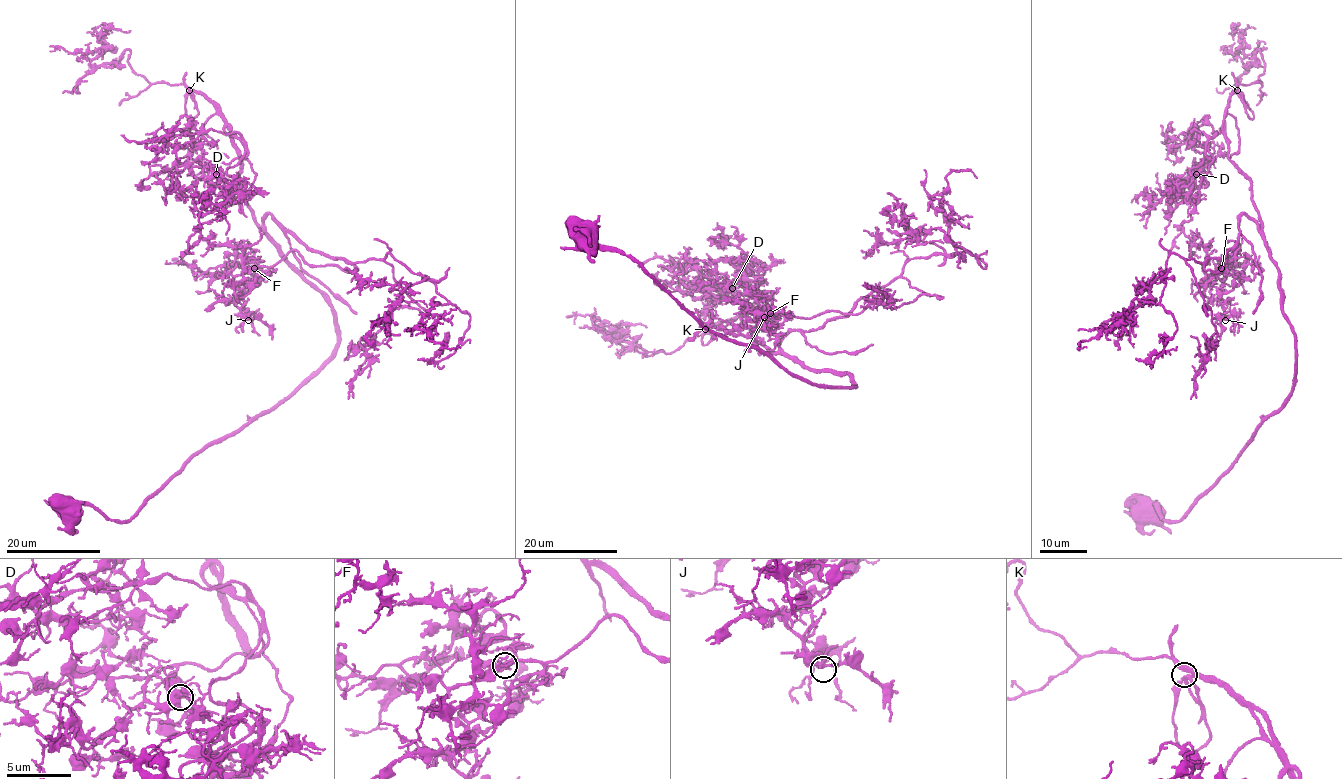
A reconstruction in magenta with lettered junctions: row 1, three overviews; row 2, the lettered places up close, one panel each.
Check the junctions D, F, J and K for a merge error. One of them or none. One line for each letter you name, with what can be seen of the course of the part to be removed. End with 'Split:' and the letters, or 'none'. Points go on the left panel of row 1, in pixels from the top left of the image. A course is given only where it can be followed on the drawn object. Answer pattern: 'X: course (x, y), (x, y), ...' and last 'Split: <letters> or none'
Split: none

